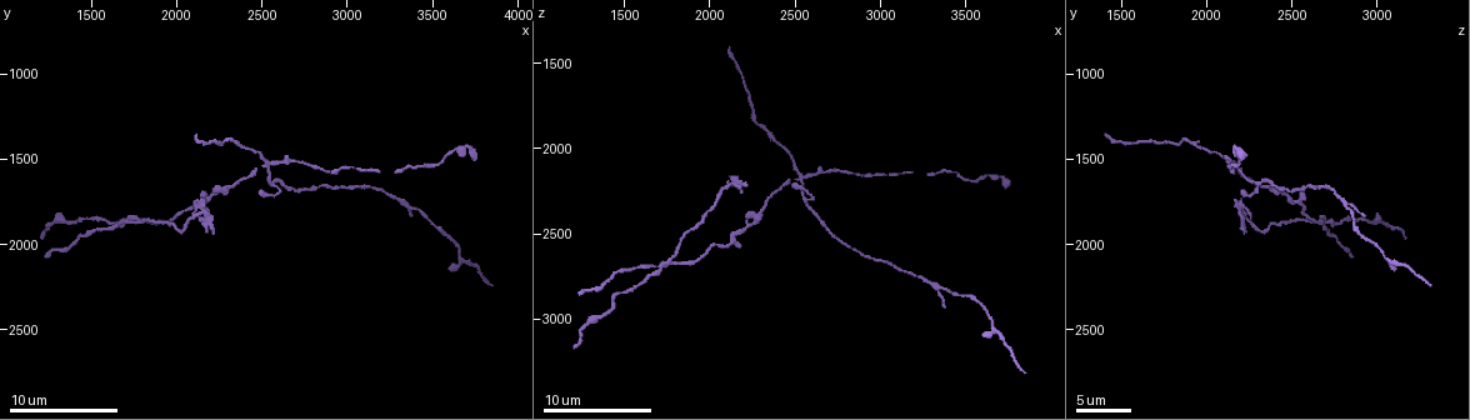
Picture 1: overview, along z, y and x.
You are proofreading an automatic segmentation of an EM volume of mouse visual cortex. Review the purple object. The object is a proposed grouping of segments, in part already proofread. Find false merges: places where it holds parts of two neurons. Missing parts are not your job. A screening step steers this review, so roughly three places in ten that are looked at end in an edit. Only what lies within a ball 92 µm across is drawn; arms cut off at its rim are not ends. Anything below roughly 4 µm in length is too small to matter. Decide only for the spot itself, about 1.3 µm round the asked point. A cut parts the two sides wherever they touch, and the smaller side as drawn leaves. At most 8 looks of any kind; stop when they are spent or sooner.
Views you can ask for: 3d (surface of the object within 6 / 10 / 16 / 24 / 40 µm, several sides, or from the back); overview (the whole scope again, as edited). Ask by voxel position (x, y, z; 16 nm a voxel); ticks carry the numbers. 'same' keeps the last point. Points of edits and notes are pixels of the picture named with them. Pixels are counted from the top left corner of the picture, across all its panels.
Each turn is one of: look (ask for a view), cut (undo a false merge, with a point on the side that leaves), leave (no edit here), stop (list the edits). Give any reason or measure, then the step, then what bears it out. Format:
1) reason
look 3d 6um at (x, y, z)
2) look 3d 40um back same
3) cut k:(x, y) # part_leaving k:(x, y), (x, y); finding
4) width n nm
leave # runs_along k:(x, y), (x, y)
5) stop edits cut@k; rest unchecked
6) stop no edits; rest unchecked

thick turns thin
look 3d 10um at (2120, 1740, 2540)

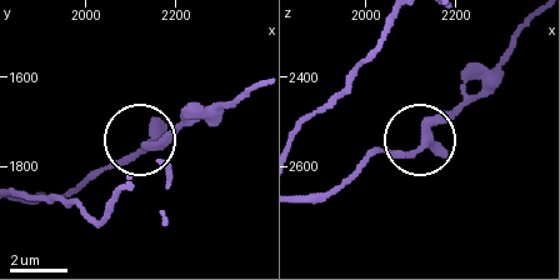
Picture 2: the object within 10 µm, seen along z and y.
arms 3
leave # one neuron here

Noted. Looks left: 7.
look 3d 6um at (2520, 1520, 2160)

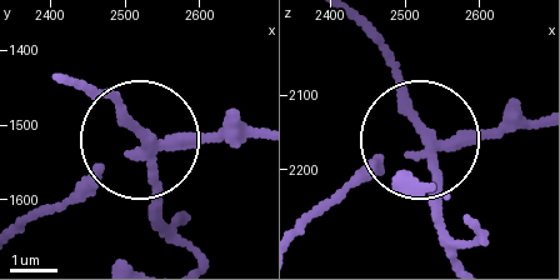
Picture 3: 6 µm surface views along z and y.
side_arm 23 um
cut 3:(149, 206) # part_leaving 3:(151, 148), (151, 191), (175, 228); a second neuron is stuck on

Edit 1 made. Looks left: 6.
look overview

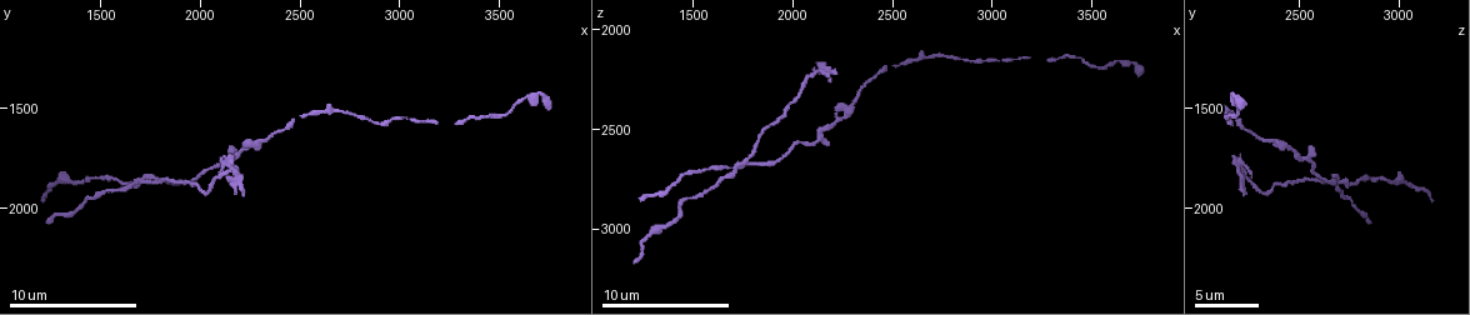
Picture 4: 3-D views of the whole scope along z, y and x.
thick turns thin
look 3d 10um at (3020, 1550, 2140)

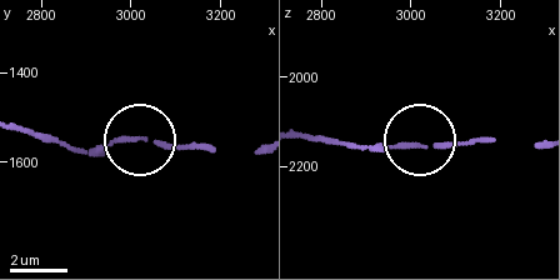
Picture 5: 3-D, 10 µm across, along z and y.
look 3d 6um at (3025, 1545, 2160)

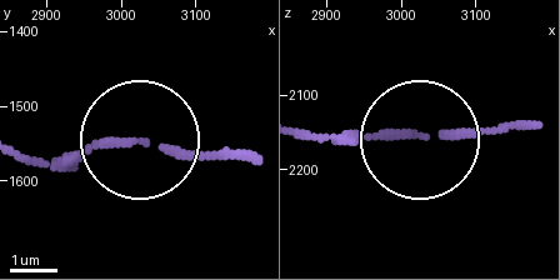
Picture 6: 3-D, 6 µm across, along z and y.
width 160 nm
leave # runs_along 6:(25, 158), (73, 161), (133, 145), (253, 153); continuous, no second neuron

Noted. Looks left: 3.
four or more arms meet
look 3d 16um at (1750, 1870, 2670)

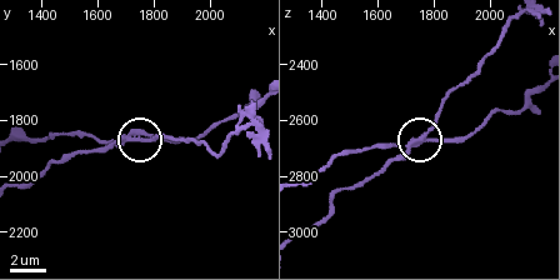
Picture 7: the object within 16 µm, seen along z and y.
look 3d 16um back at (1750, 1860, 2660)

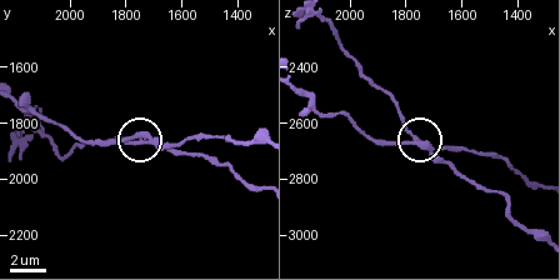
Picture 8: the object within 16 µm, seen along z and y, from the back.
width 260 nm
cut 8:(404, 129) # a second neuron is stuck on

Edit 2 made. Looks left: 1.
stop edits cut@3, cut@8; rest unchecked

